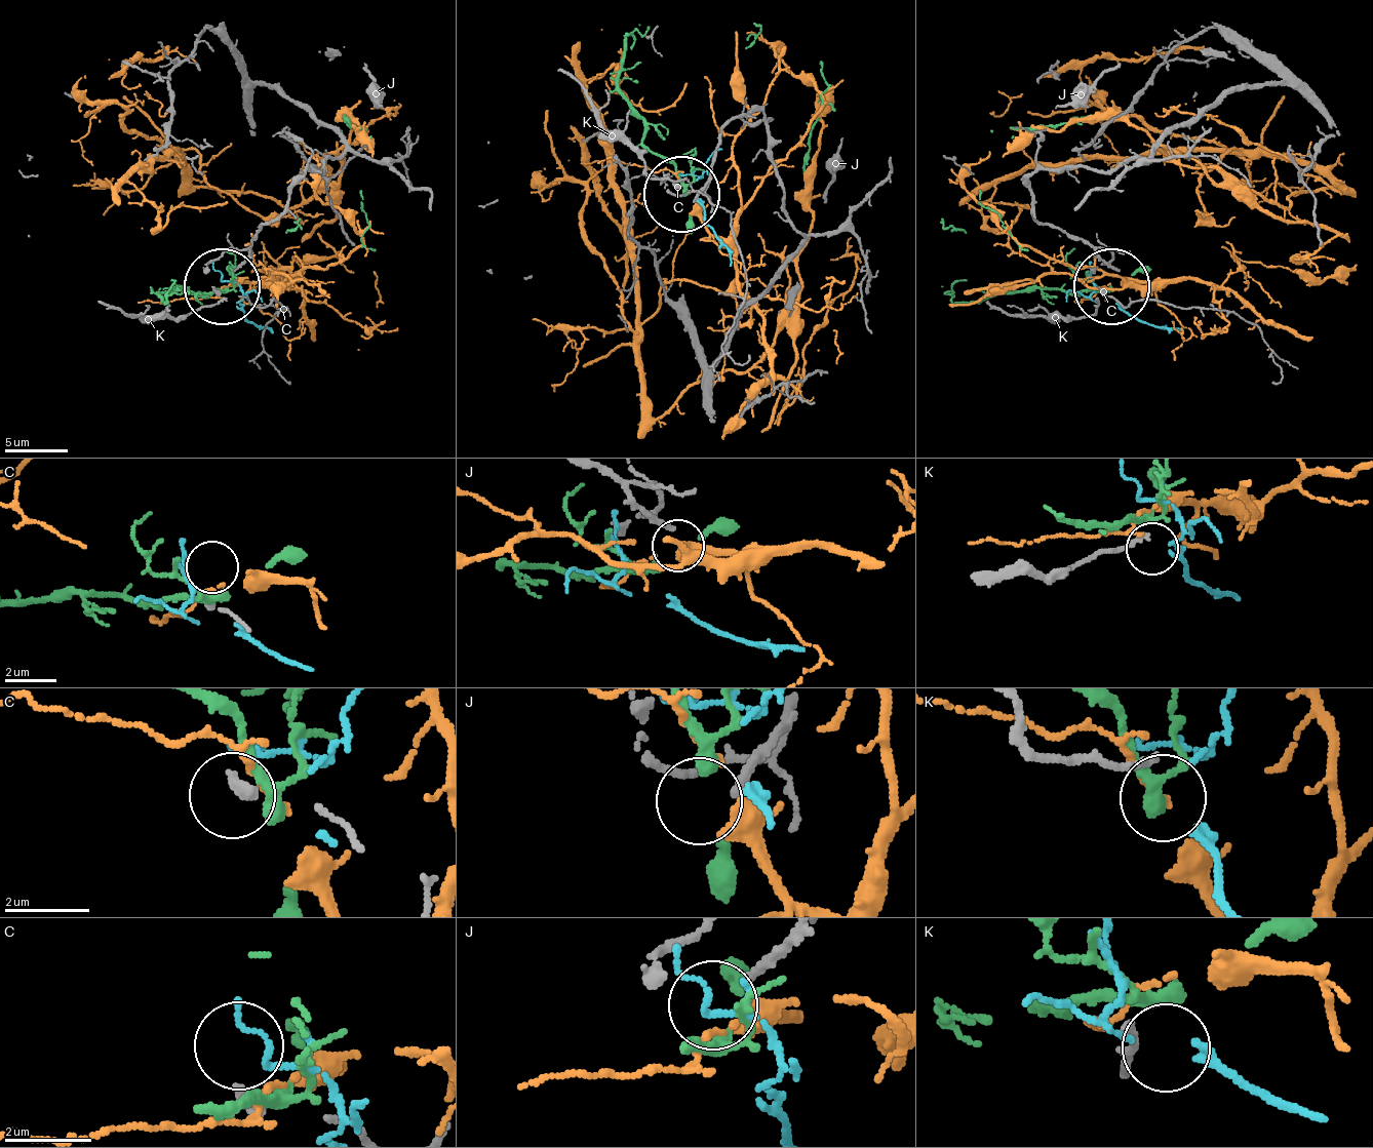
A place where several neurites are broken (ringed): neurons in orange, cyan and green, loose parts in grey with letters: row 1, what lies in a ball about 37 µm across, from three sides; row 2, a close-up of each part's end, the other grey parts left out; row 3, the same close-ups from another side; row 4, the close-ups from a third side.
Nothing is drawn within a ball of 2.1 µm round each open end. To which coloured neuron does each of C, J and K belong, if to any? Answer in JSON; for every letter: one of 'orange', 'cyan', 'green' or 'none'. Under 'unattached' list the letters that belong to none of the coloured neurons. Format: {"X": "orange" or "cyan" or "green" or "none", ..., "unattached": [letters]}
{"C": "none", "J": "none", "K": "cyan", "unattached": ["C", "J"]}

